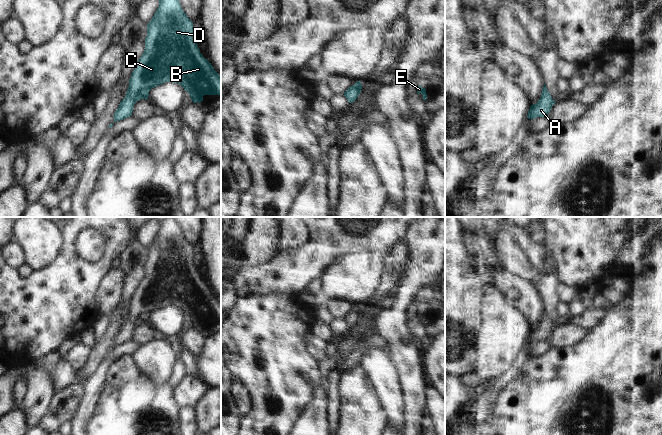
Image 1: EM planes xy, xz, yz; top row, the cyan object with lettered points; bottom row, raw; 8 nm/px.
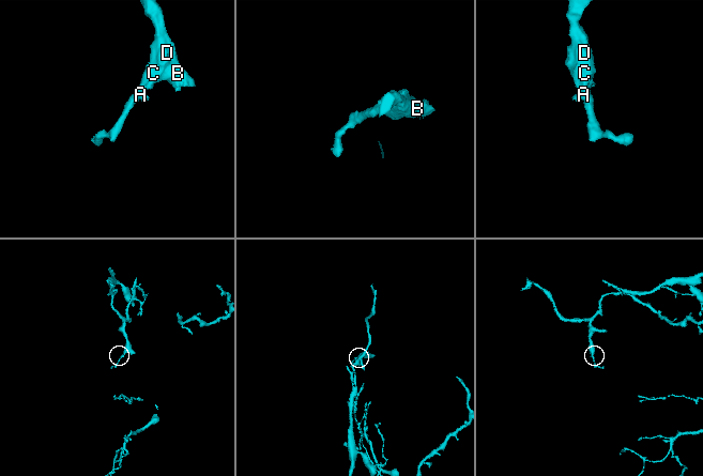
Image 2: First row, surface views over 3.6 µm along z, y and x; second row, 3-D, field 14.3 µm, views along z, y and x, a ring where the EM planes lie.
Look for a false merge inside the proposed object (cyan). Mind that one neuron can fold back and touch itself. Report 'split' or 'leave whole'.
leave whole

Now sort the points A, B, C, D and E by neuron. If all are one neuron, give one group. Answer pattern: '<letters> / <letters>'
A B C D E

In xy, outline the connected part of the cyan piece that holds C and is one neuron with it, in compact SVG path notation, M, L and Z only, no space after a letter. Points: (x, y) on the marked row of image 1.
M159 0L159 6L147 24L147 36L145 38L145 50L137 61L137 64L129 79L129 86L125 98L120 102L114 113L114 122L130 117L134 104L140 99L148 99L149 91L166 82L178 83L187 91L193 103L203 101L204 95L221 95L221 76L214 70L211 63L203 57L197 46L193 33L193 22L183 11L179 0Z

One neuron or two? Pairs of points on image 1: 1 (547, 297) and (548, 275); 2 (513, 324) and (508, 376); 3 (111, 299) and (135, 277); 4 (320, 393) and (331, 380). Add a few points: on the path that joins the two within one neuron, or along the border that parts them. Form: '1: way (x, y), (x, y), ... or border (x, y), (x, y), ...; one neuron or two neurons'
1: way (547, 292), (547, 280); one neuron
2: border (521, 348), (517, 358), (504, 372), (488, 379); two neurons
3: border (119, 267), (123, 270), (120, 301); two neurons
4: border (324, 383), (327, 399), (326, 410); two neurons

